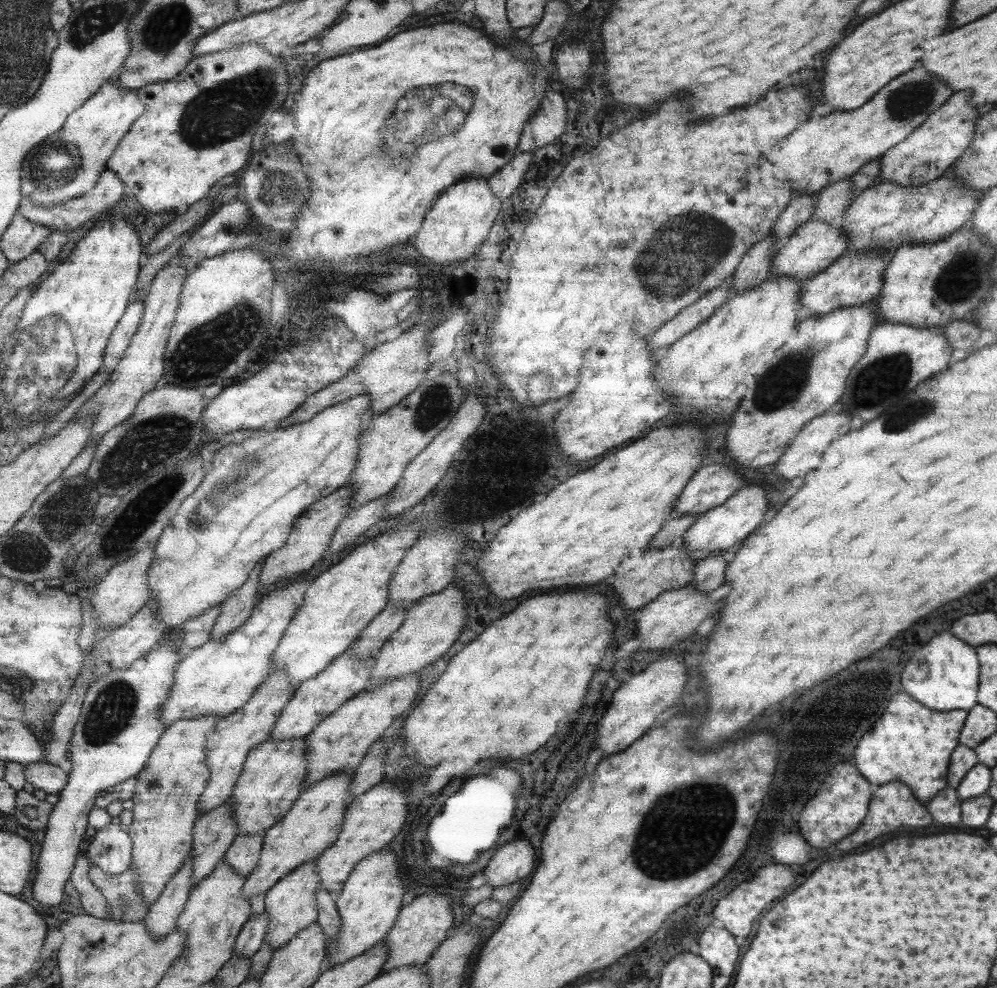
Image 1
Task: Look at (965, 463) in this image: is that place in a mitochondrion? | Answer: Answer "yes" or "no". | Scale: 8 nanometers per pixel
no

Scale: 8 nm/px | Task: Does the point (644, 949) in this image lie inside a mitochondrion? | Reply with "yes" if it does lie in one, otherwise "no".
no

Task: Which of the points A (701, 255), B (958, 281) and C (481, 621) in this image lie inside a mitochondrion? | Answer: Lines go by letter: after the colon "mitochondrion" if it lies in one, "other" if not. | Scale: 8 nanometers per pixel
A: mitochondrion
B: mitochondrion
C: other

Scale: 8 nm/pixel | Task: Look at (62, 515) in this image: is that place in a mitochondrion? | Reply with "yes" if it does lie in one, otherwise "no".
yes

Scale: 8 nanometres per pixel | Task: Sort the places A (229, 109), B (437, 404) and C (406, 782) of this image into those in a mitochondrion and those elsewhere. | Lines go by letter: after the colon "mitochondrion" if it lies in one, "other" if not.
A: mitochondrion
B: mitochondrion
C: other

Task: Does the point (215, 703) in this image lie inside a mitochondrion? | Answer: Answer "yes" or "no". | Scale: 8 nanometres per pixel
no

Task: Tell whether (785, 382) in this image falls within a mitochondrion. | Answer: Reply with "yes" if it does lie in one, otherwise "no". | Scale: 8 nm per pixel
yes

